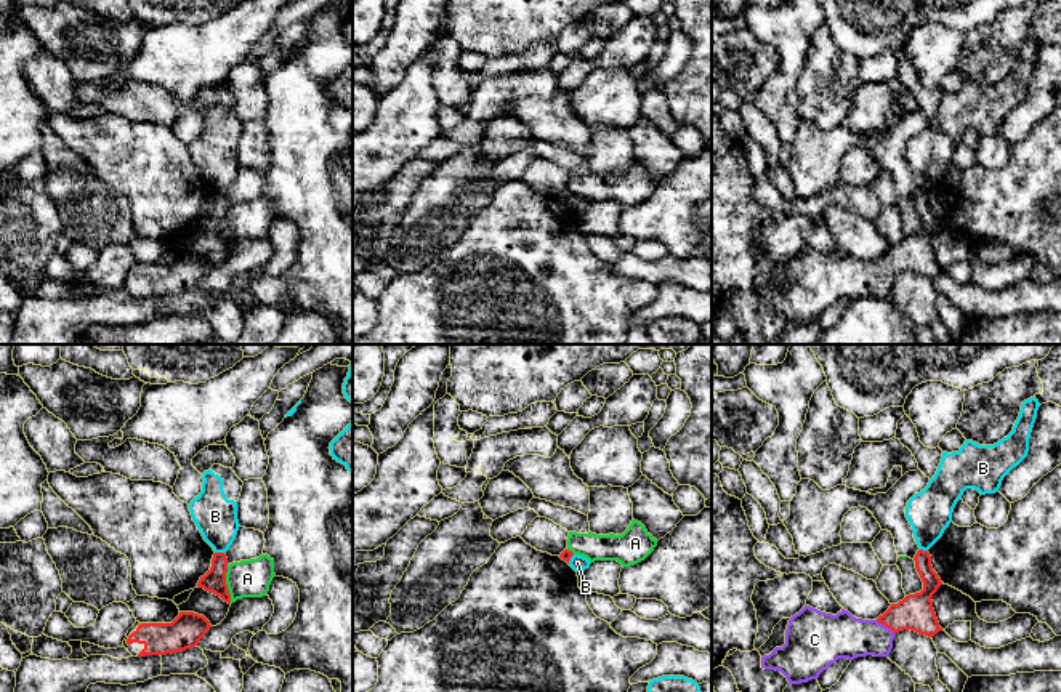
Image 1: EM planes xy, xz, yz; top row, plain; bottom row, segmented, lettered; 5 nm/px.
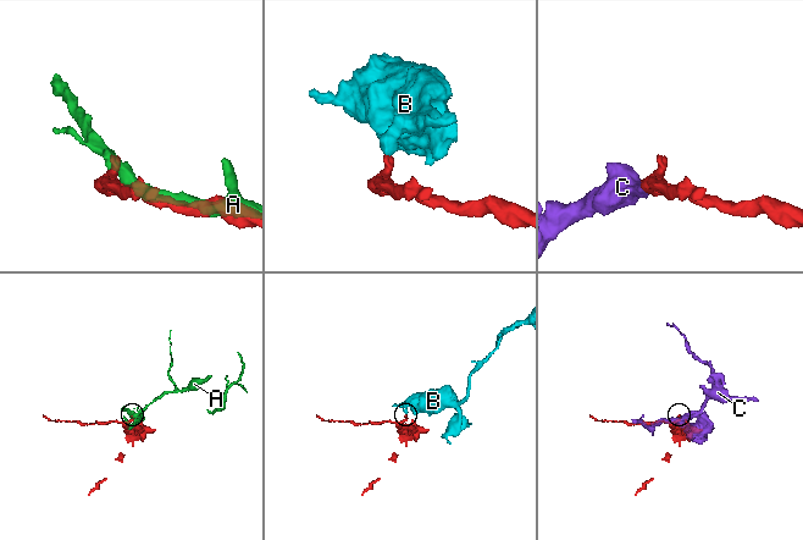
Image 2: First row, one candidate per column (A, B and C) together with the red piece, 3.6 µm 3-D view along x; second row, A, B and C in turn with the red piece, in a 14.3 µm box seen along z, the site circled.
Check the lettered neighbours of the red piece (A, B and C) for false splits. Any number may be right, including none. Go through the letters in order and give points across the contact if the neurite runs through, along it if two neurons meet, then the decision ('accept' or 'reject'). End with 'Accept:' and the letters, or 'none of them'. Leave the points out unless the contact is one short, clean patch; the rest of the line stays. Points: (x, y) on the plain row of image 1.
A: reject
B: along xy (215, 193), (223, 194) | reject
C: accept
Accept: C

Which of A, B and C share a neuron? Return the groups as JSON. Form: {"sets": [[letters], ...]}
{"sets": [["A"], ["B"], ["C"]]}

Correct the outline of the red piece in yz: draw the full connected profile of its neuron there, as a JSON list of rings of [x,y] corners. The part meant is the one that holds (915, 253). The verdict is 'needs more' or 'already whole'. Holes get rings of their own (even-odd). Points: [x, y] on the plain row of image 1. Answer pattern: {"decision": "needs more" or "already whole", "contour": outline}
{"decision": "needs more", "contour": [[[918,191],[915,210],[923,231],[906,237],[877,261],[862,261],[841,250],[837,256],[805,247],[790,258],[785,285],[761,298],[761,309],[781,312],[789,325],[817,320],[838,300],[888,298],[894,276],[910,271],[933,279],[942,272],[933,250],[933,235],[942,226],[928,192]]]}

